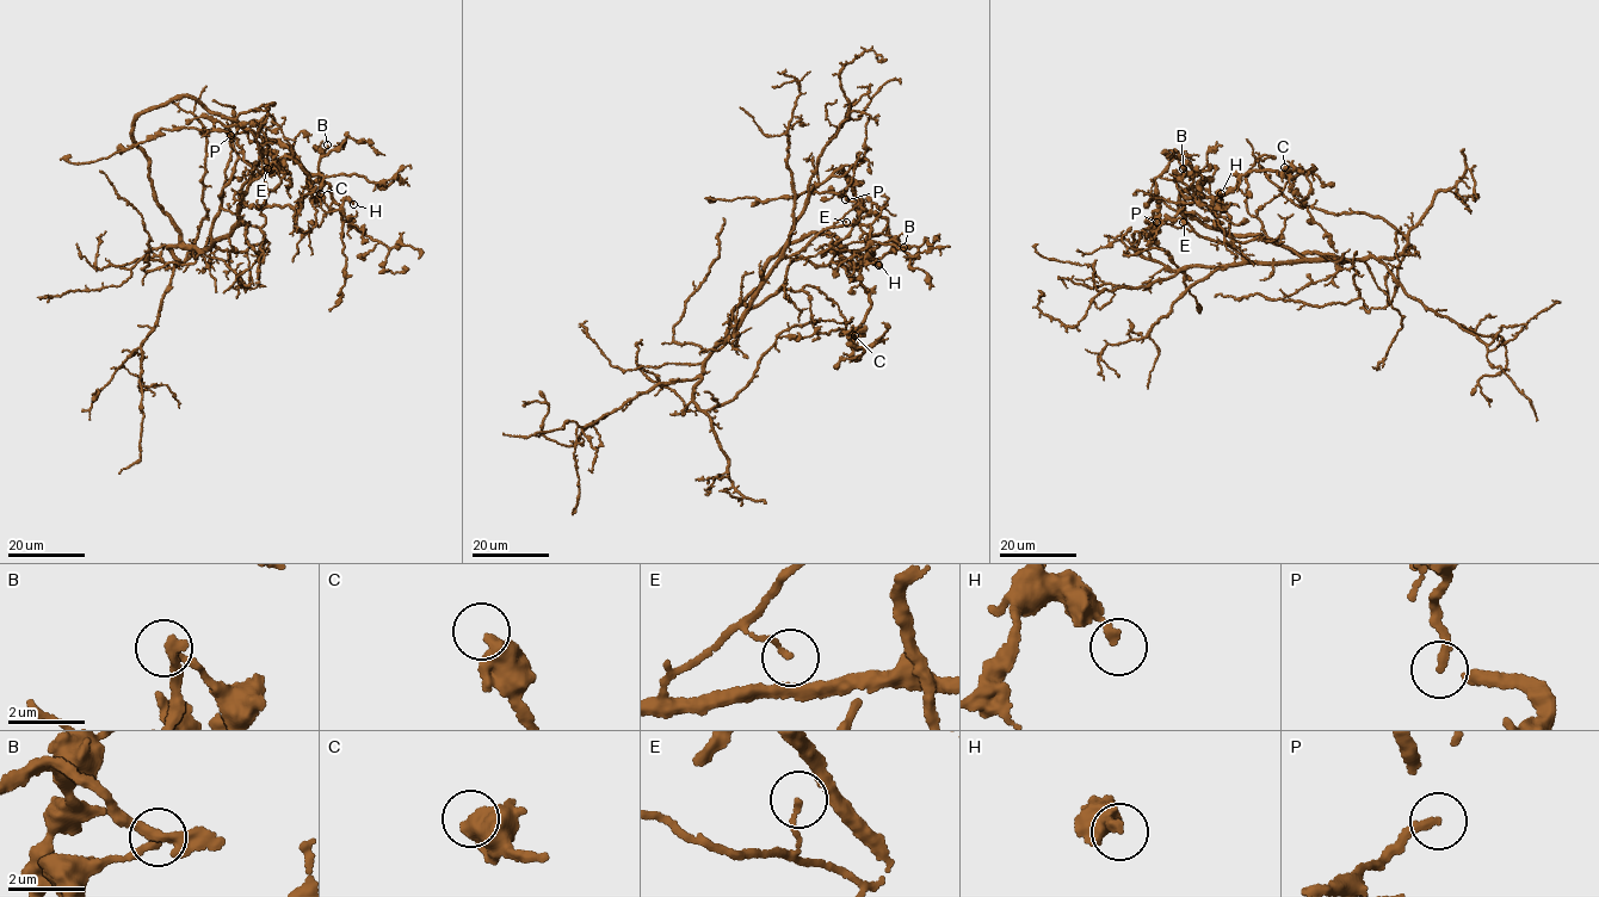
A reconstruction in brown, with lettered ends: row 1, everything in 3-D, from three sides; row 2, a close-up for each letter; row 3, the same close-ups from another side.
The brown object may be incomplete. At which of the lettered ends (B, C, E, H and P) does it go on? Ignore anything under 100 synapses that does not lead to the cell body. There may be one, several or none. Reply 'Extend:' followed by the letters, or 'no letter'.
Extend: no letter

